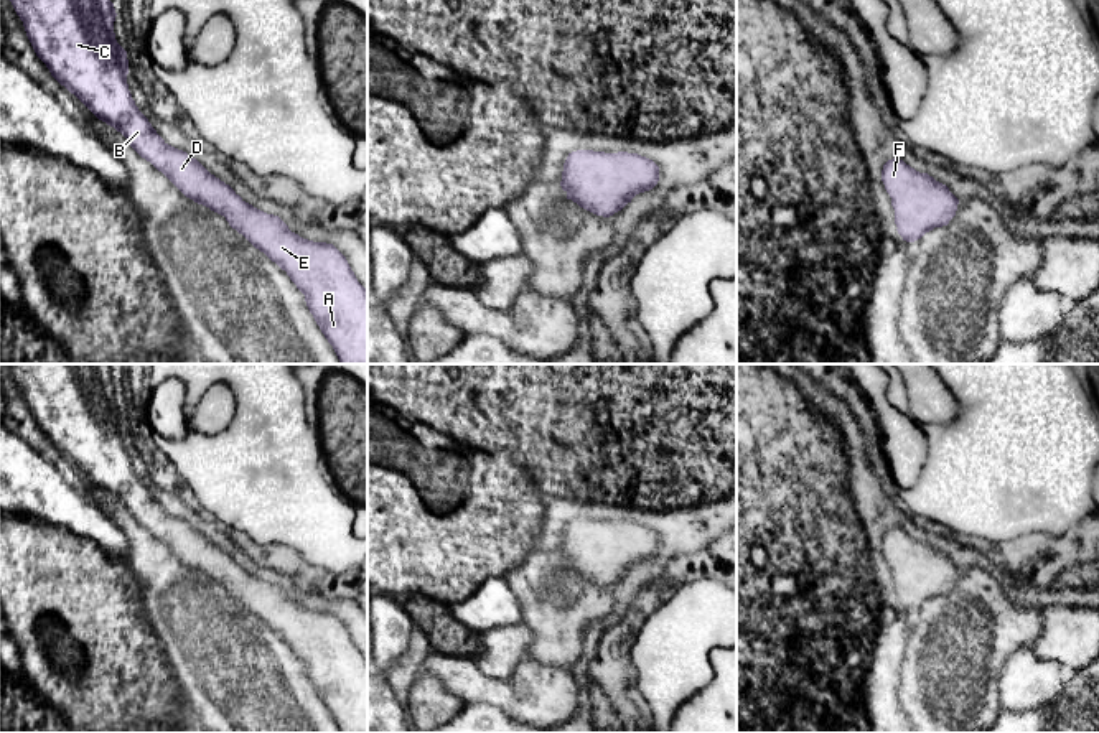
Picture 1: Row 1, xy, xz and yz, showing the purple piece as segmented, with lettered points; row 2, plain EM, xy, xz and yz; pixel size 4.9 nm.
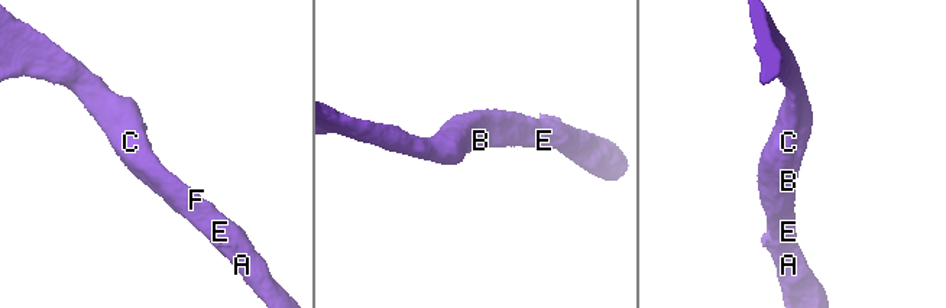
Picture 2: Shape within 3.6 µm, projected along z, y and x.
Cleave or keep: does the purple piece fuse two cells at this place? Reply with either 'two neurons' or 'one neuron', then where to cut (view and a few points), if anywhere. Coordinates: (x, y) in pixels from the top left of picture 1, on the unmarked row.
one neuron | no cut

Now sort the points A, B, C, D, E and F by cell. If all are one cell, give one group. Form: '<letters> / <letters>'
A B C D E F

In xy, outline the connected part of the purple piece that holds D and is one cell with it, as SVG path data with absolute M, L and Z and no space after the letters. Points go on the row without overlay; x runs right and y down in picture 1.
M8 364L23 390L36 425L51 445L74 463L99 489L120 501L130 516L161 540L186 567L226 586L255 618L287 641L305 664L306 675L341 733L367 733L367 659L346 626L326 611L292 601L274 583L246 572L229 553L211 544L196 527L168 514L138 479L127 453L127 420L114 402L115 377L109 364Z

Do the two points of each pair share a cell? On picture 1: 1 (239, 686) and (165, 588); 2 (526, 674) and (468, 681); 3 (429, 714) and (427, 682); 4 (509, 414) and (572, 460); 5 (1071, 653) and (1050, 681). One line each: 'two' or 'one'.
1: one
2: one
3: one
4: one
5: two

